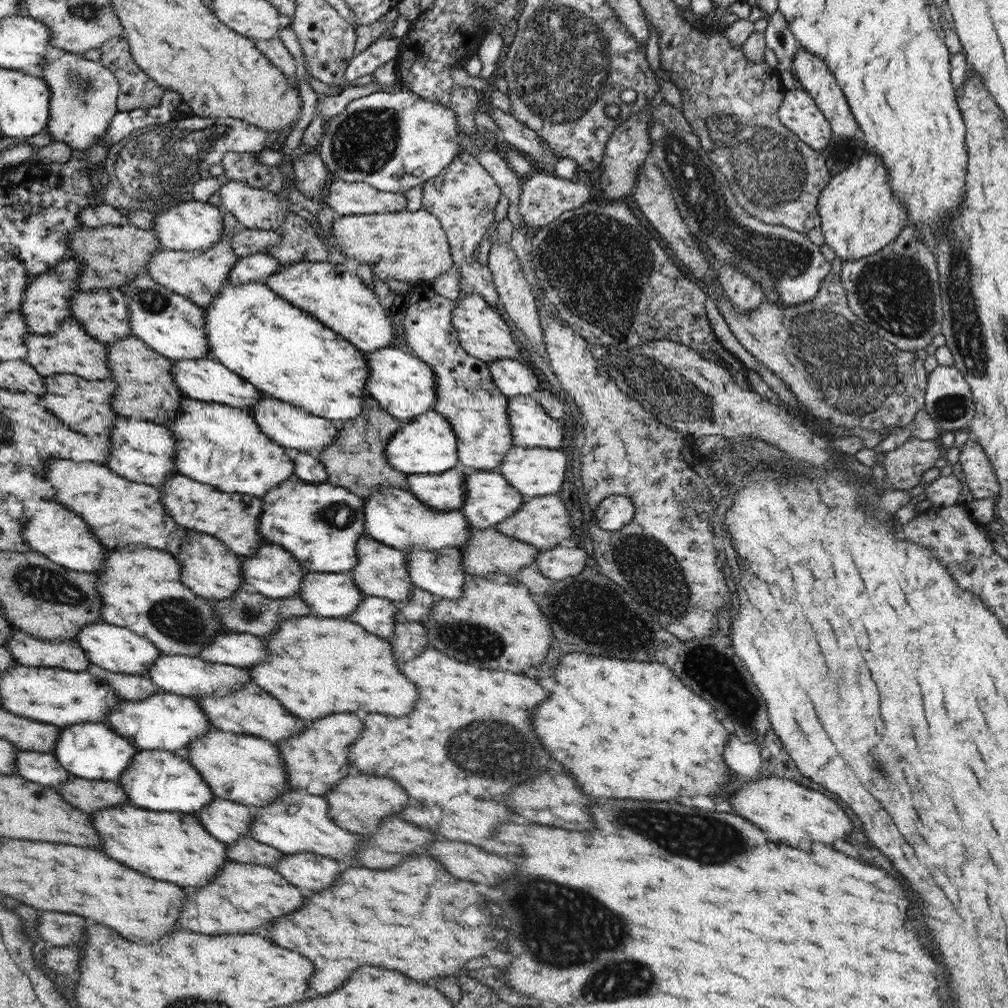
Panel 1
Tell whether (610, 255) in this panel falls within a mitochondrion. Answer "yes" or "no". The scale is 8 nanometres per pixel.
yes

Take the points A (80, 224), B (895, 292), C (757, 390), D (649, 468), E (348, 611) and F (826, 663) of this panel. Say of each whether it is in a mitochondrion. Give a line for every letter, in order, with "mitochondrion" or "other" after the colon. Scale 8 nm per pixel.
A: other
B: mitochondrion
C: other
D: other
E: other
F: mitochondrion

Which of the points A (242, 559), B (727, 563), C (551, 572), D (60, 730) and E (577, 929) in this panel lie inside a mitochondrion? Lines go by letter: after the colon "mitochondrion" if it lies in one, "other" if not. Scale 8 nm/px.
A: other
B: mitochondrion
C: other
D: other
E: mitochondrion

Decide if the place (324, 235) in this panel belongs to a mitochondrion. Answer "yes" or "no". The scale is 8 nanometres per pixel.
no

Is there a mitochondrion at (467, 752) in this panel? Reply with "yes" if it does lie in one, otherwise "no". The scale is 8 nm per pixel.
yes

